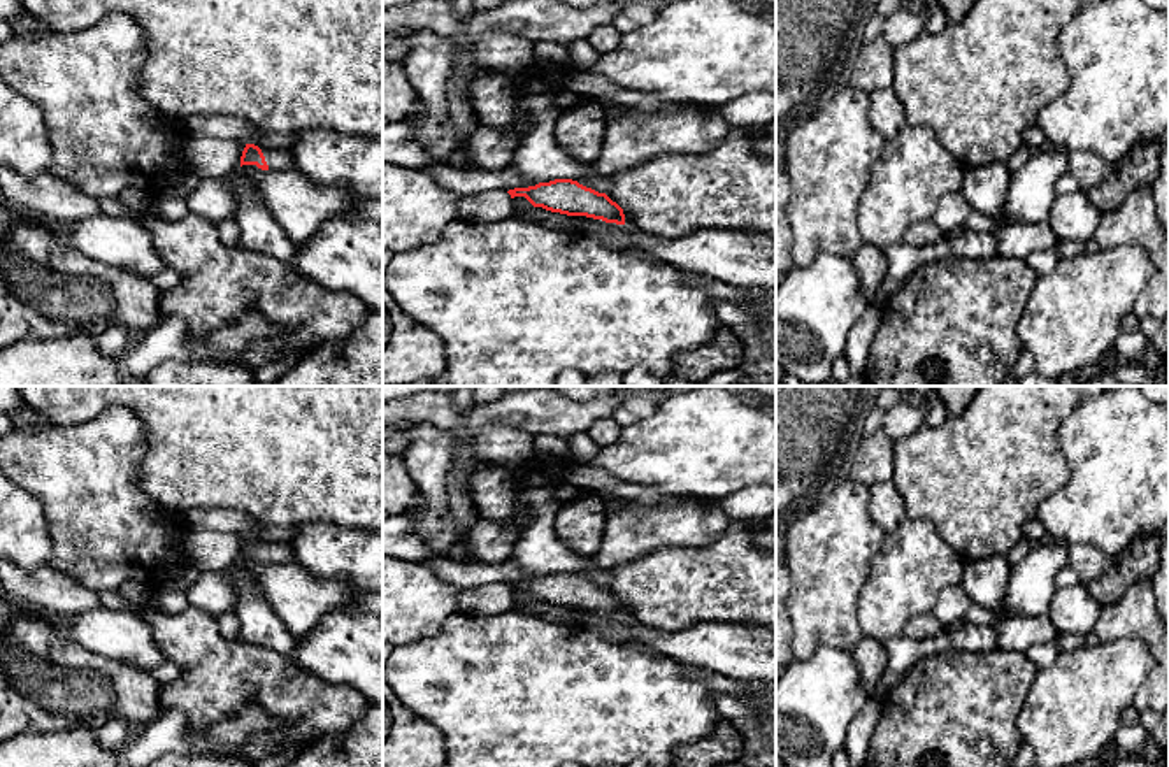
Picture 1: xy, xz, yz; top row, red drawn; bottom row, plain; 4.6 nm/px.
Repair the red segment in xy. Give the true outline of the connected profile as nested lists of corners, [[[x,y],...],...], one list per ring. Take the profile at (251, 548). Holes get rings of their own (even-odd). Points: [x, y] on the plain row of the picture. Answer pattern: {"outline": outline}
{"outline": [[[246,537],[240,560],[256,558],[262,563],[291,563],[295,562],[295,549],[284,542],[260,542],[255,537]]]}

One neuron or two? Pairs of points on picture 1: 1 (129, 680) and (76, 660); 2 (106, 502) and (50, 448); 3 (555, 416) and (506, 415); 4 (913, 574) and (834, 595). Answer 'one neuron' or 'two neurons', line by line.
1: one neuron
2: one neuron
3: one neuron
4: two neurons

